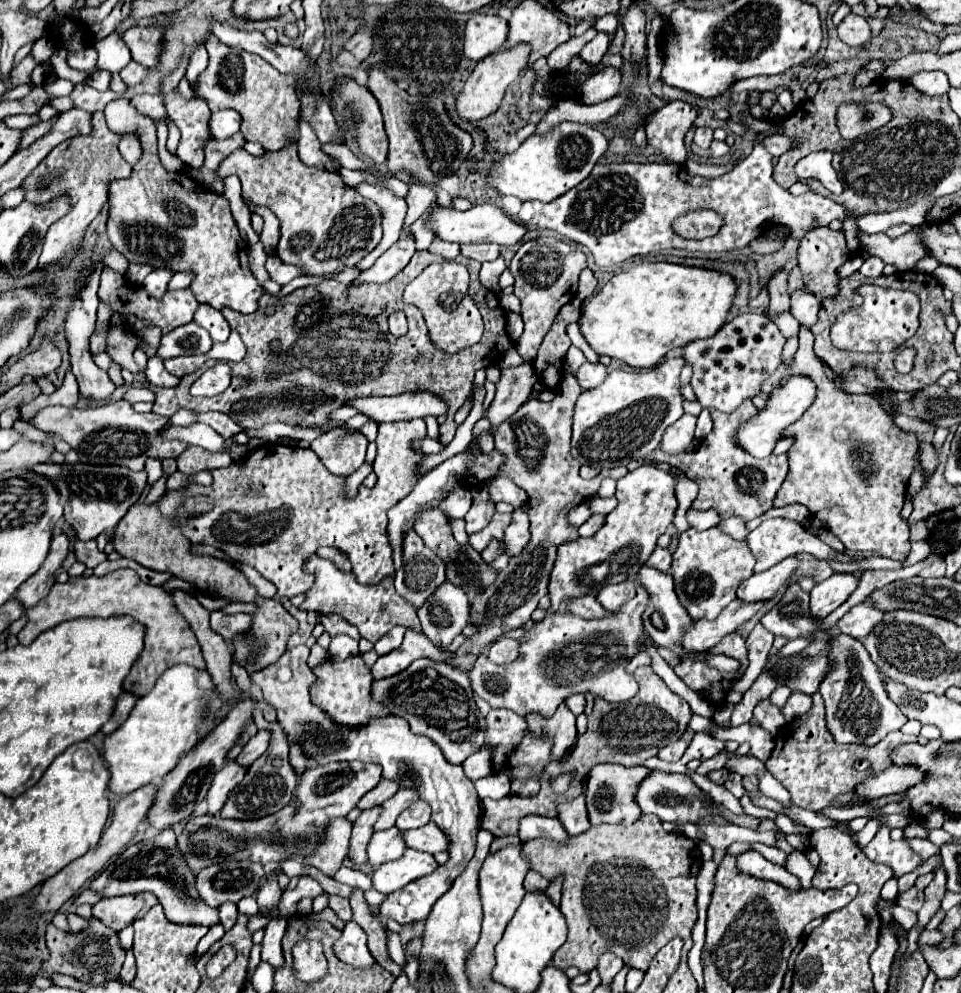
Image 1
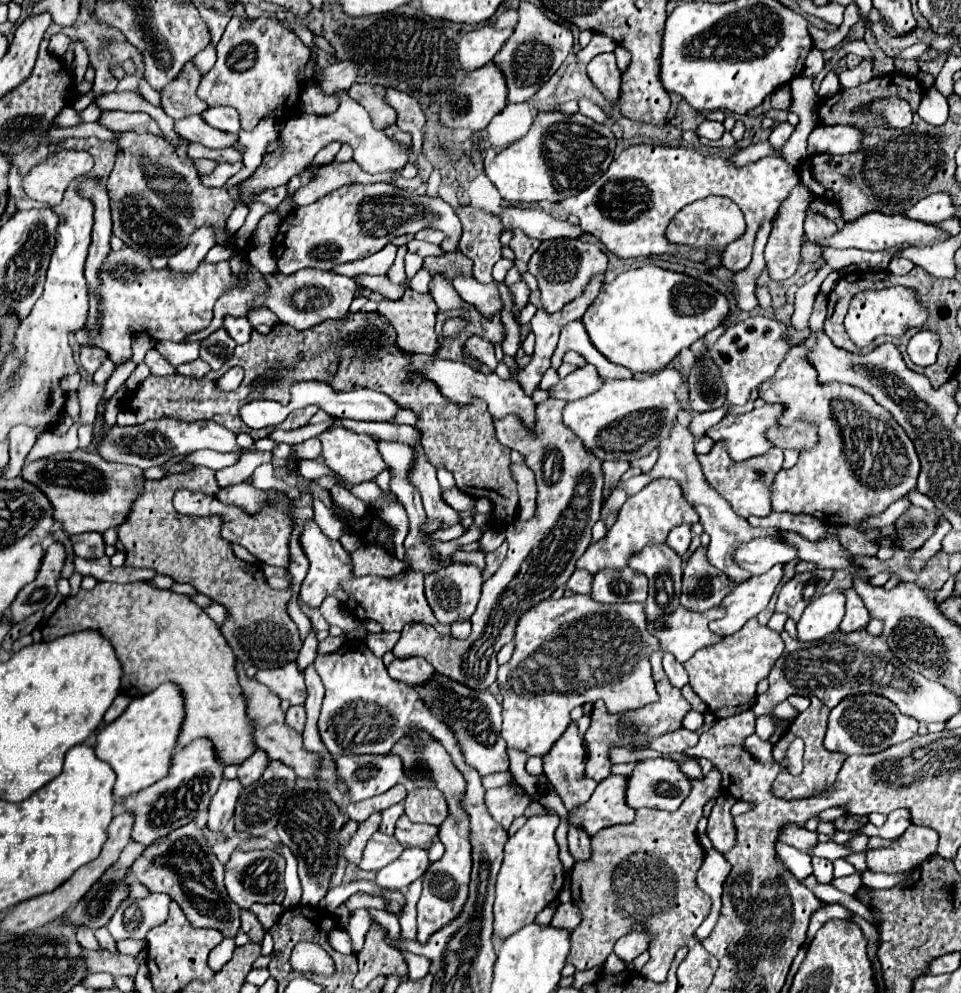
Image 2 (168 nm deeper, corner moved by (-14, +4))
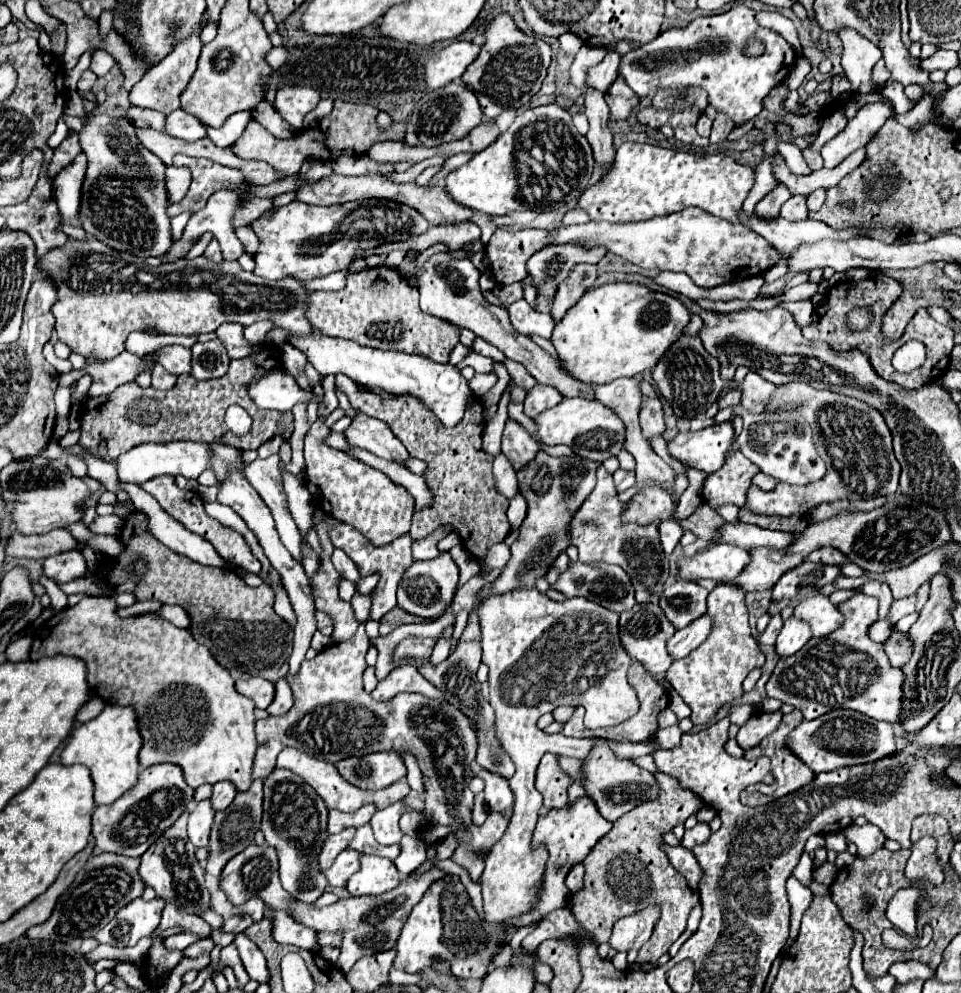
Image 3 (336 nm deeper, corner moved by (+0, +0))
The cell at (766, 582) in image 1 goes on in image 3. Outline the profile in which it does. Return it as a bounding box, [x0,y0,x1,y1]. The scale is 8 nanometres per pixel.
[667,614,711,660]

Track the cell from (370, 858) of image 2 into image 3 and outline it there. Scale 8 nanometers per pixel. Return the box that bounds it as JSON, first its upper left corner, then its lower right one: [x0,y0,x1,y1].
[323,848,361,886]

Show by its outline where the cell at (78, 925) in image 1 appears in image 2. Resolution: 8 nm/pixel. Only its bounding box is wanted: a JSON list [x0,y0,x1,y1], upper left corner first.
[95,926,117,952]

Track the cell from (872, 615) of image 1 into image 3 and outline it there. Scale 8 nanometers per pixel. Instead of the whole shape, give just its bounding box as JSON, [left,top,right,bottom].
[793,594,841,638]

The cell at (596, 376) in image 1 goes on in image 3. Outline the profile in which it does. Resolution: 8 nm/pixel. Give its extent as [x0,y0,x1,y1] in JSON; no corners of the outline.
[523,384,563,418]

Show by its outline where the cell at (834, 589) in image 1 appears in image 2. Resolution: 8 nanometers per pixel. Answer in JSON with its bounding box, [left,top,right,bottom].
[797,588,845,642]

